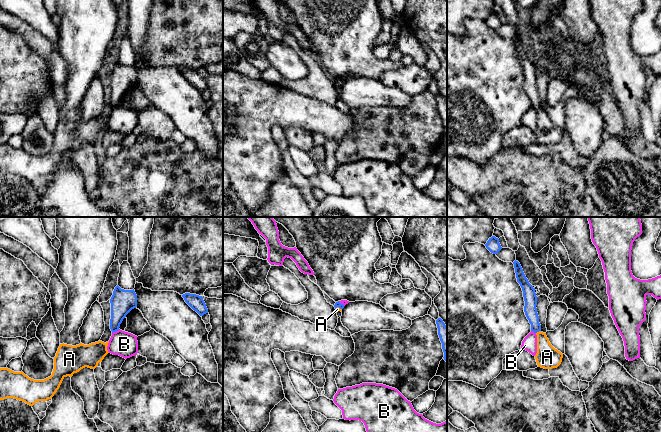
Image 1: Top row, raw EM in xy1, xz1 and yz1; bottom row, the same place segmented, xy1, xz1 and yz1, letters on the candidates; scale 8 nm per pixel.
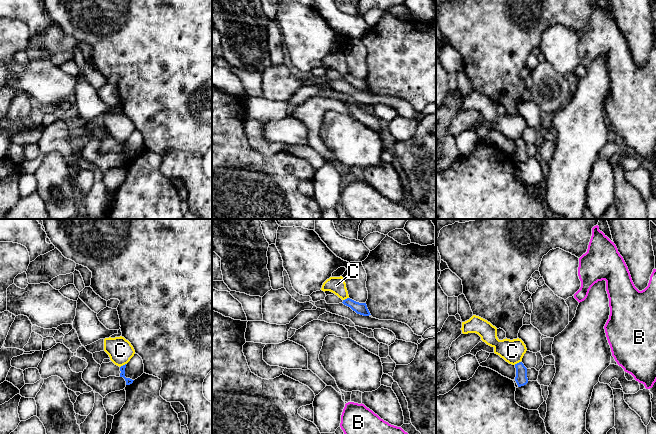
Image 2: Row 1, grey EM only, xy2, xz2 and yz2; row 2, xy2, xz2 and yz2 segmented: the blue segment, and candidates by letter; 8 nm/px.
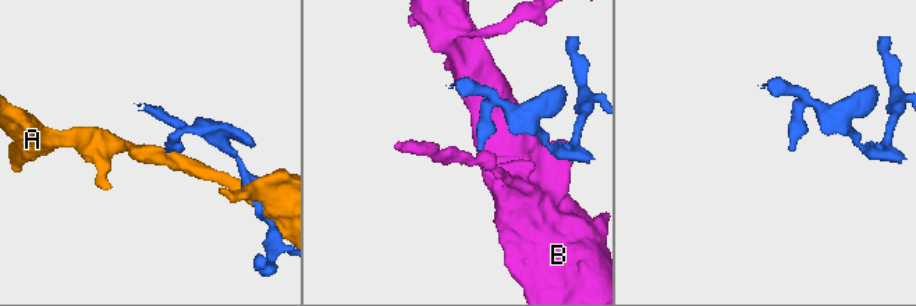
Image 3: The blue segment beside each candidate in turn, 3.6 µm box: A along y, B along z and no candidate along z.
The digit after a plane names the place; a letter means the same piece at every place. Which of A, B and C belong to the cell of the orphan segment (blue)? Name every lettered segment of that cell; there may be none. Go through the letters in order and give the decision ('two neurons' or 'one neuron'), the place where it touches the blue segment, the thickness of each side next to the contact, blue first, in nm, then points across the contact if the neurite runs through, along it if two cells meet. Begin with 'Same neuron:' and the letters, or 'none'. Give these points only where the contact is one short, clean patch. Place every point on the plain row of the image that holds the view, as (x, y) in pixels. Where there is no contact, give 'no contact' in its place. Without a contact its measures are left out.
Same neuron: none
A: two neurons | yz1 (538, 107) | 100/190 nm
B: two neurons | xy1 (115, 107) | 190/200 nm | along xy1 (119, 105), (112, 109)
C: two neurons | xy2 (123, 141) | 50/200 nm | along xy2 (126, 139), (120, 143)

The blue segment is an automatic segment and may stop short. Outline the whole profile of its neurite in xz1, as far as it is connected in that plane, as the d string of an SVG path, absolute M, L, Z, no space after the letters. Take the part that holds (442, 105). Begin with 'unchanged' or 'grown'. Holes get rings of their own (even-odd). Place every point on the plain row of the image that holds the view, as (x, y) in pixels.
unchanged | M441 94L436 96L437 104L438 104L438 111L440 117L442 119L442 125L444 128L444 136L447 138L447 102L443 98Z

